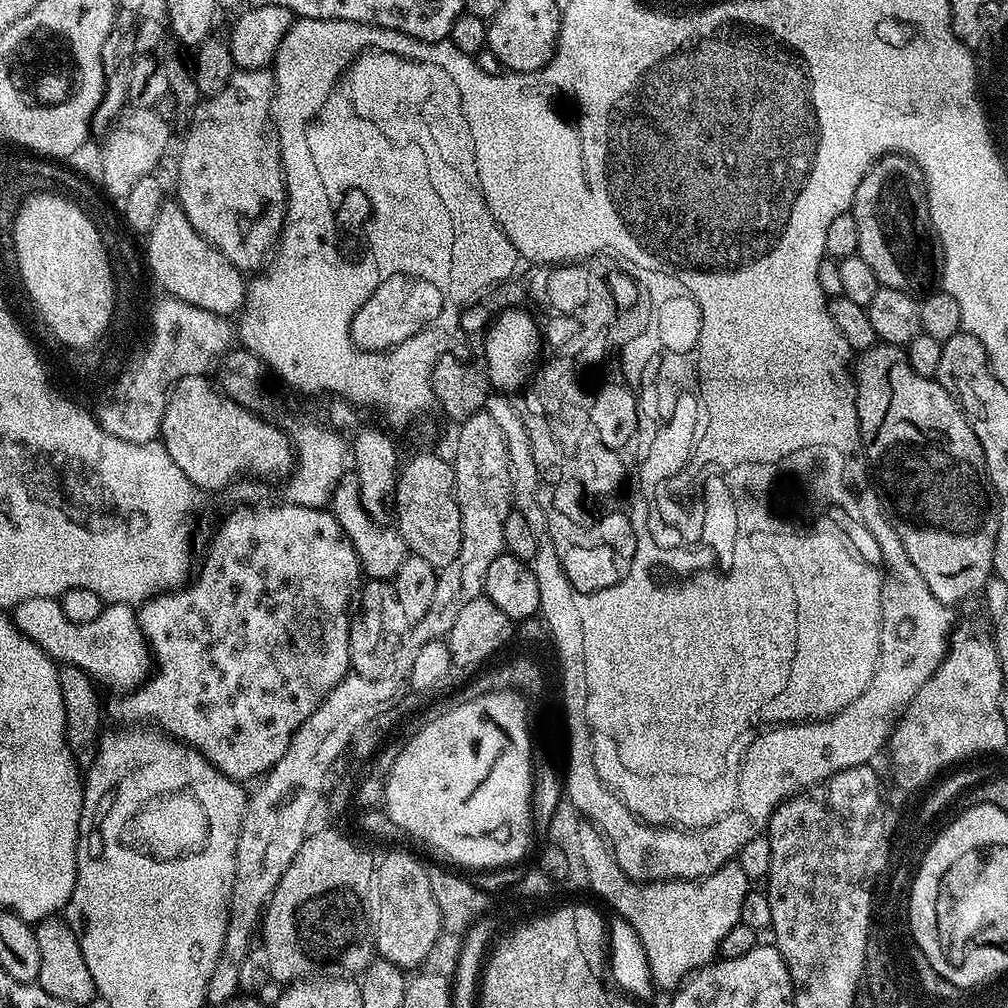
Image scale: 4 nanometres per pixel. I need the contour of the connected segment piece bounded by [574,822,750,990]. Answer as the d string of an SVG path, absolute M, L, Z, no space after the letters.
M581 823L577 830L574 848L580 851L580 864L584 867L584 876L588 879L589 886L613 908L612 912L617 917L625 919L638 932L645 946L650 974L657 989L675 990L696 969L713 963L717 959L722 938L726 938L732 927L740 923L742 898L746 898L750 890L750 881L738 862L723 864L713 876L705 876L703 880L657 880L640 883L631 880L620 869L607 840L604 839L600 829L591 823Z

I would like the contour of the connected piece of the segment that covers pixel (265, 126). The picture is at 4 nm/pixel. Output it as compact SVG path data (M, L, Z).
M268 68L233 72L230 82L226 82L226 90L207 97L200 102L204 104L197 106L192 125L184 136L180 161L176 164L175 199L186 218L190 218L190 226L194 226L202 238L209 240L233 266L245 274L265 267L270 253L277 247L288 209L279 135L272 122L272 99L275 96L276 78Z

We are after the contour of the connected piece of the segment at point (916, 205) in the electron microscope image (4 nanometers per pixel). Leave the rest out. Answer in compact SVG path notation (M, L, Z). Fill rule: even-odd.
M885 154L873 164L872 169L860 180L858 190L852 199L850 209L858 222L858 255L874 270L881 288L893 288L913 294L924 294L929 291L928 283L932 275L937 275L938 260L932 257L934 252L934 233L932 219L928 213L928 189L924 183L922 170L912 161L911 156Z

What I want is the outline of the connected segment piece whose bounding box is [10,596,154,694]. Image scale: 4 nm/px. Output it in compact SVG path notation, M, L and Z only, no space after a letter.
M26 598L11 609L10 618L16 629L30 642L37 644L51 660L61 665L78 666L93 680L108 688L117 688L117 693L127 694L139 688L148 679L154 668L154 657L148 640L140 629L137 609L128 602L112 602L94 618L94 622L70 622L62 614L59 599Z

